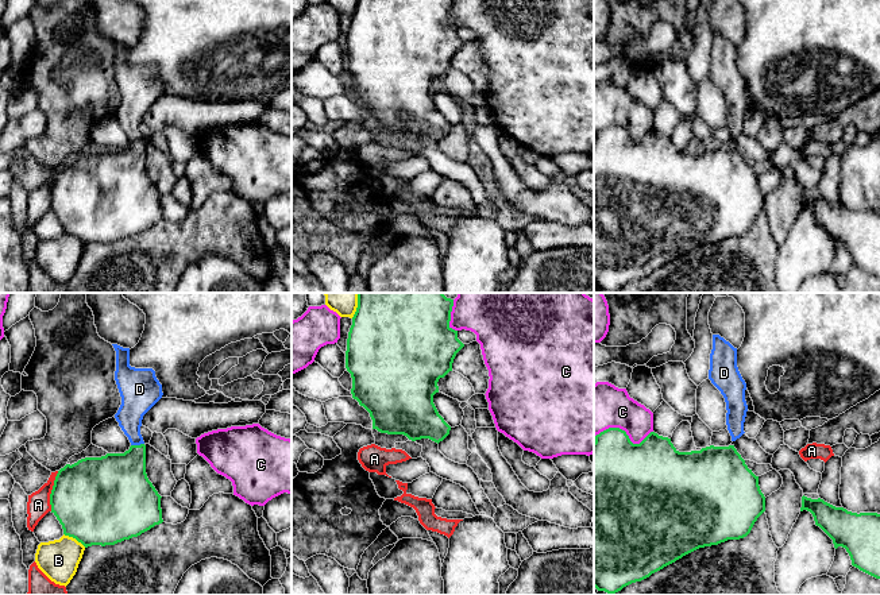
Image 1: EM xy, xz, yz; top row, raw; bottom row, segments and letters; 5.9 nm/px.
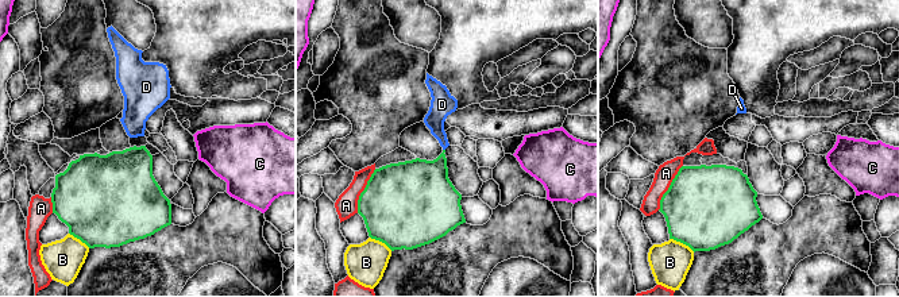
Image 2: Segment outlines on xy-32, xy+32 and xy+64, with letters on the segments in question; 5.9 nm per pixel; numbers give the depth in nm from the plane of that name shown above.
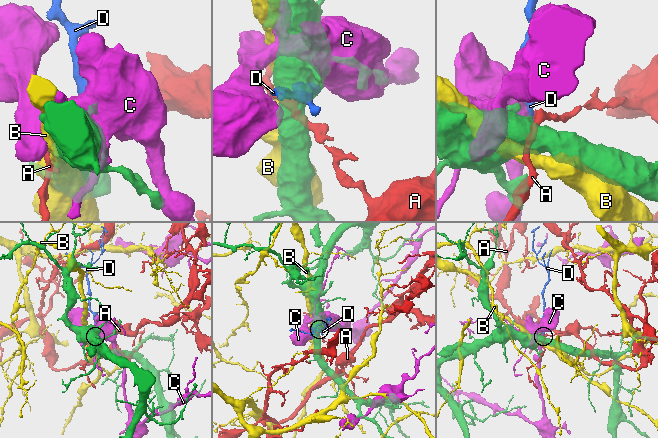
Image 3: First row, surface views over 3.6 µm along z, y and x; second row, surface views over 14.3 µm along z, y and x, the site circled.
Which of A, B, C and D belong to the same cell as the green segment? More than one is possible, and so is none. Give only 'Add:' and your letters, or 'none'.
Add: D

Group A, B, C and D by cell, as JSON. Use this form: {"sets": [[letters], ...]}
{"sets": [["A"], ["B"], ["C"], ["D"]]}

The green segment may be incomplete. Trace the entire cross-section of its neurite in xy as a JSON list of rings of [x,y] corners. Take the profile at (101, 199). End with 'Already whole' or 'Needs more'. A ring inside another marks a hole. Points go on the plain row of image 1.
[[[112,42],[116,49],[115,78],[121,103],[115,112],[131,144],[124,151],[107,151],[66,162],[55,174],[50,192],[51,210],[62,223],[63,232],[76,236],[85,246],[115,243],[138,235],[163,220],[161,193],[146,171],[146,143],[140,132],[143,113],[162,96],[162,82],[153,66],[130,63],[130,46]]]. Needs more

